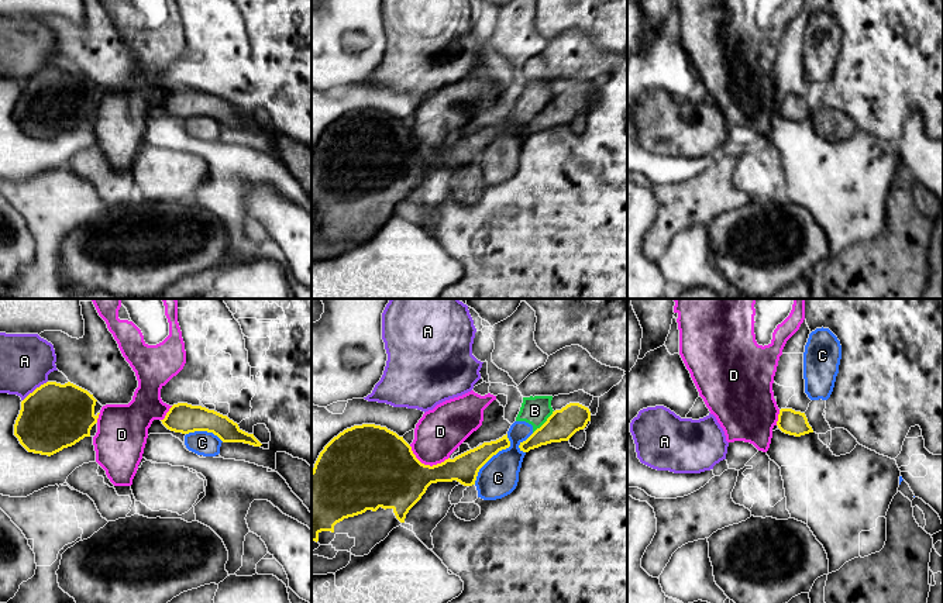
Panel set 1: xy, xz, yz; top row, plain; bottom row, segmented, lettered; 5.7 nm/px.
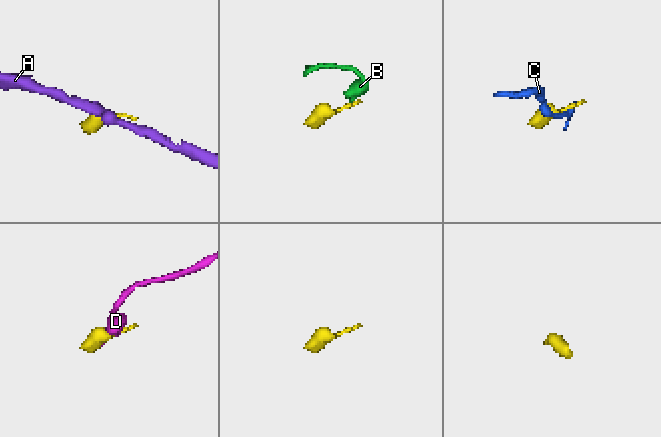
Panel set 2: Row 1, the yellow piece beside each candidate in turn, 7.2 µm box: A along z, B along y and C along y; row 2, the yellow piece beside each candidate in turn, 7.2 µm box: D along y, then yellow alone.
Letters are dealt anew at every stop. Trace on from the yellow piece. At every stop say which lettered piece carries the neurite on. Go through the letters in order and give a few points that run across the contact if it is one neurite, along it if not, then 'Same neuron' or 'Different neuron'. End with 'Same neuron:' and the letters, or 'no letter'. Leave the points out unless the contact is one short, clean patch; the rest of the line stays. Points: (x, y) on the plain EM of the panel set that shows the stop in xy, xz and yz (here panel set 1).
A: Line: xy (47, 65), (23, 85). Different neuron
B: Line: xz (553, 95), (533, 117). Different neuron
C: Different neuron
D: Different neuron
Same neuron: no letter

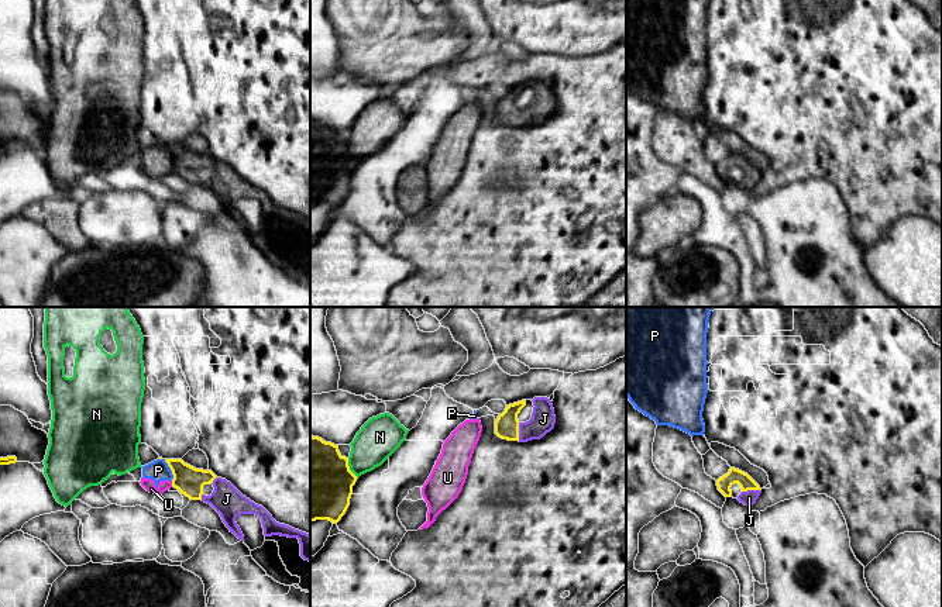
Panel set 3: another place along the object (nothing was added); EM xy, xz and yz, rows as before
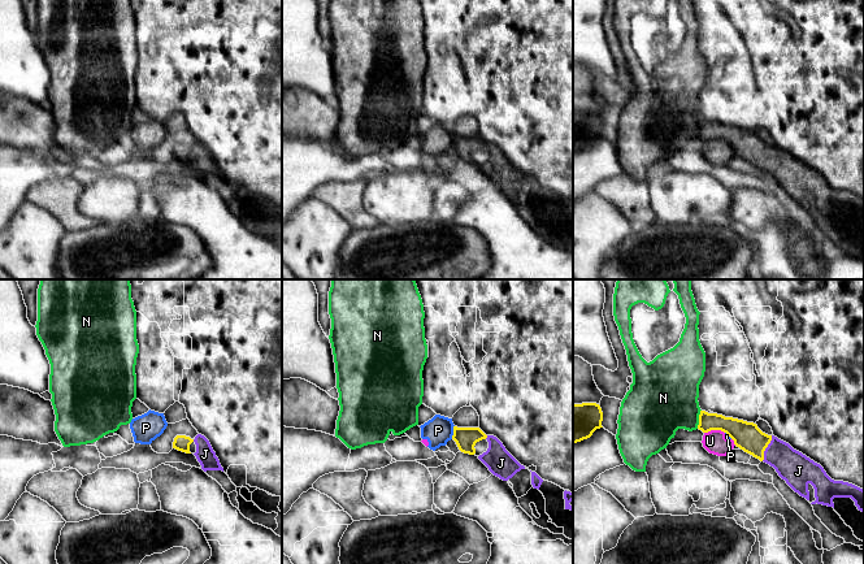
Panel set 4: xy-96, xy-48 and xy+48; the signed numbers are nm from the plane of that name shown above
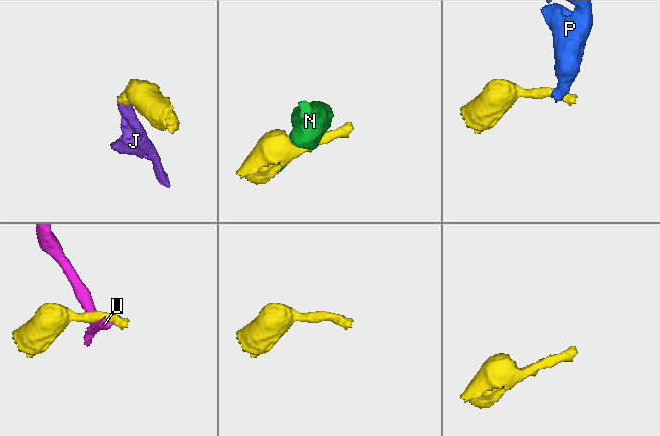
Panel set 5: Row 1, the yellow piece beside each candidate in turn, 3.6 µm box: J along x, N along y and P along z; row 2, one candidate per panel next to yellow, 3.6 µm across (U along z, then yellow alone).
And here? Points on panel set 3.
J: Line: yz (724, 168), (741, 164), (750, 173), (749, 182). Same neuron
N: Different neuron
P: Line: xy (164, 144), (171, 155), (172, 165). Different neuron
U: Different neuron
Same neuron: J

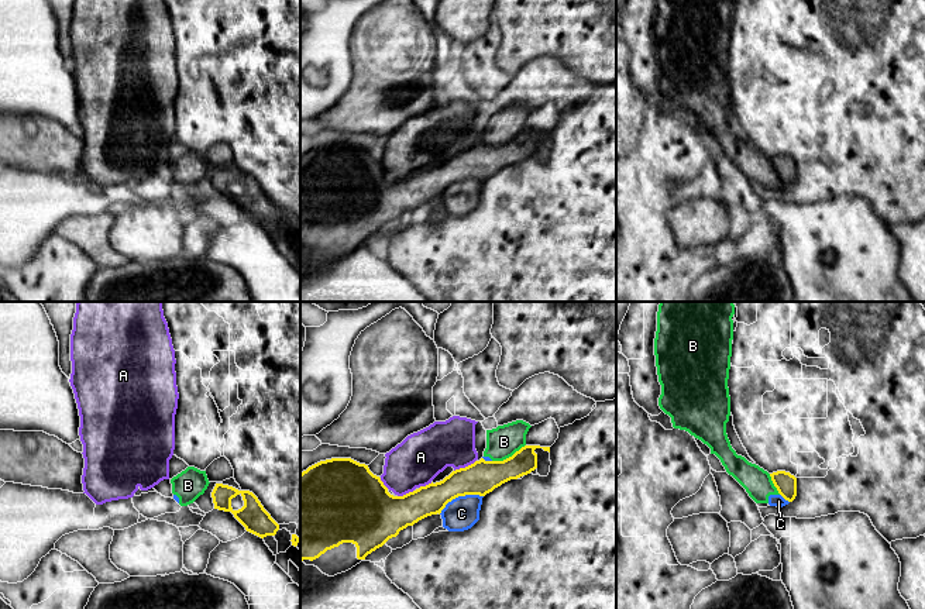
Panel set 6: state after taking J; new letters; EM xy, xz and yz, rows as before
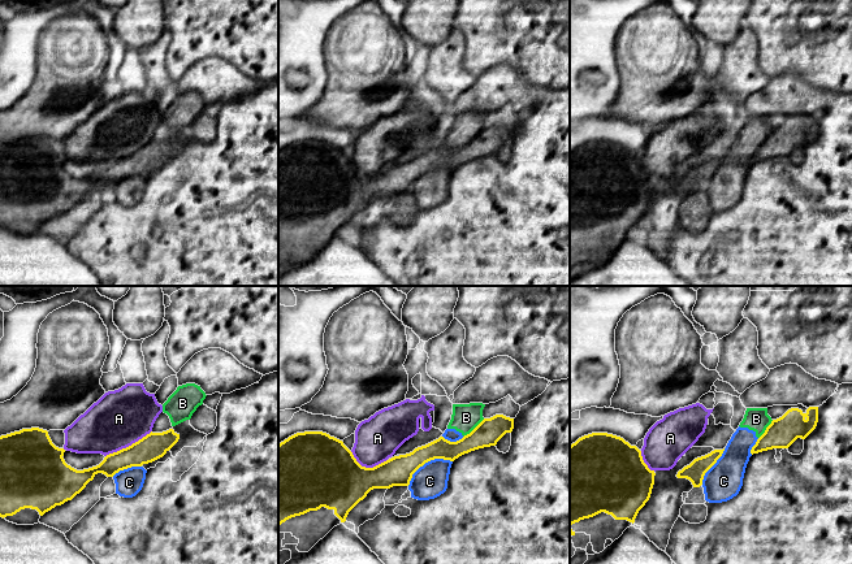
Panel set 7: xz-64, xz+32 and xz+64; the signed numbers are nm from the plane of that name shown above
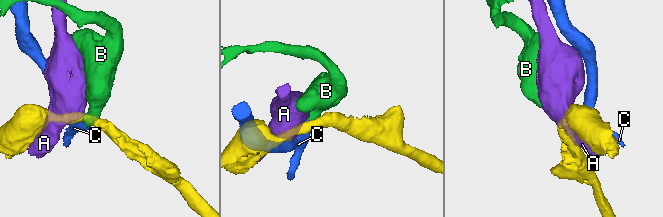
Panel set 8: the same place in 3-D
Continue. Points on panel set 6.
A: Different neuron
B: Line: xz (525, 128), (511, 140), (492, 145). Different neuron
C: Different neuron
Same neuron: no letter

